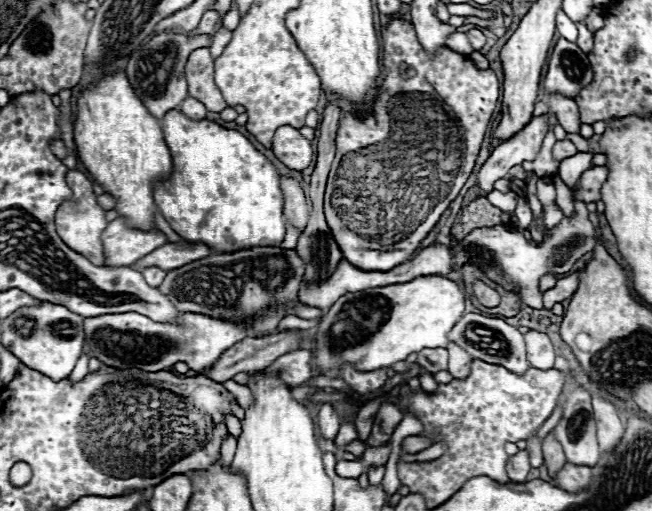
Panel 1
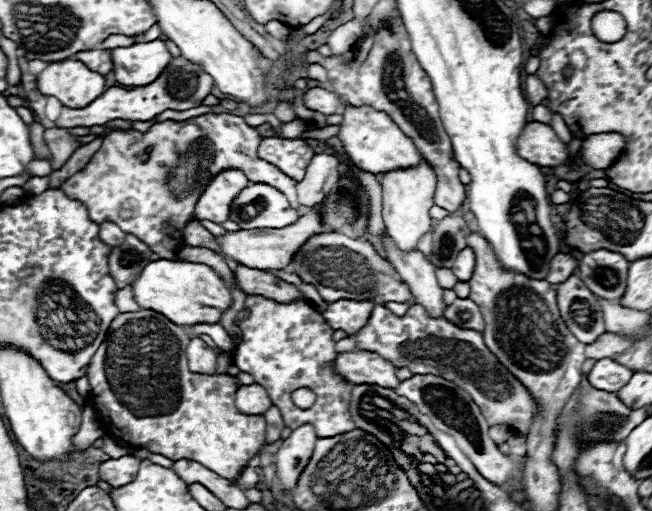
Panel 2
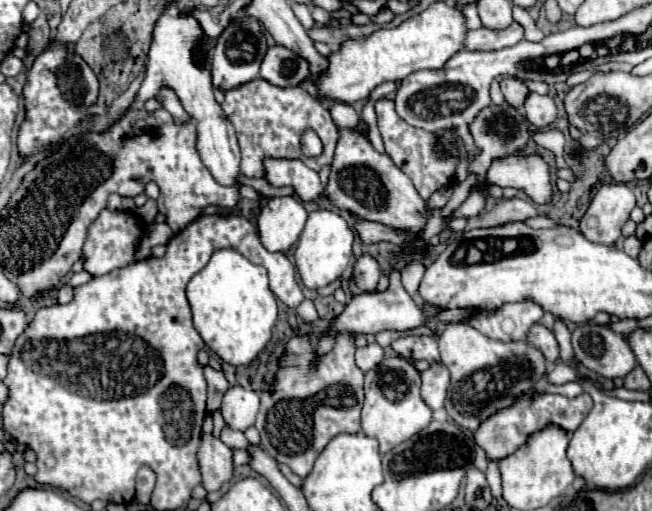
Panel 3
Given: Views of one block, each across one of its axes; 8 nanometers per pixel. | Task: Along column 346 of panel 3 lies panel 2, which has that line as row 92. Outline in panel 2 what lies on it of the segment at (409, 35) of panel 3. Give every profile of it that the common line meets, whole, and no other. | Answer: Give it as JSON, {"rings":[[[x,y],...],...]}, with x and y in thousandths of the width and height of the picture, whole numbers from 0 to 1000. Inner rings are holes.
{"rings":[[[123,117],[83,121],[55,157],[67,188],[83,188],[98,207],[135,207],[163,176],[160,149],[135,137]]]}

